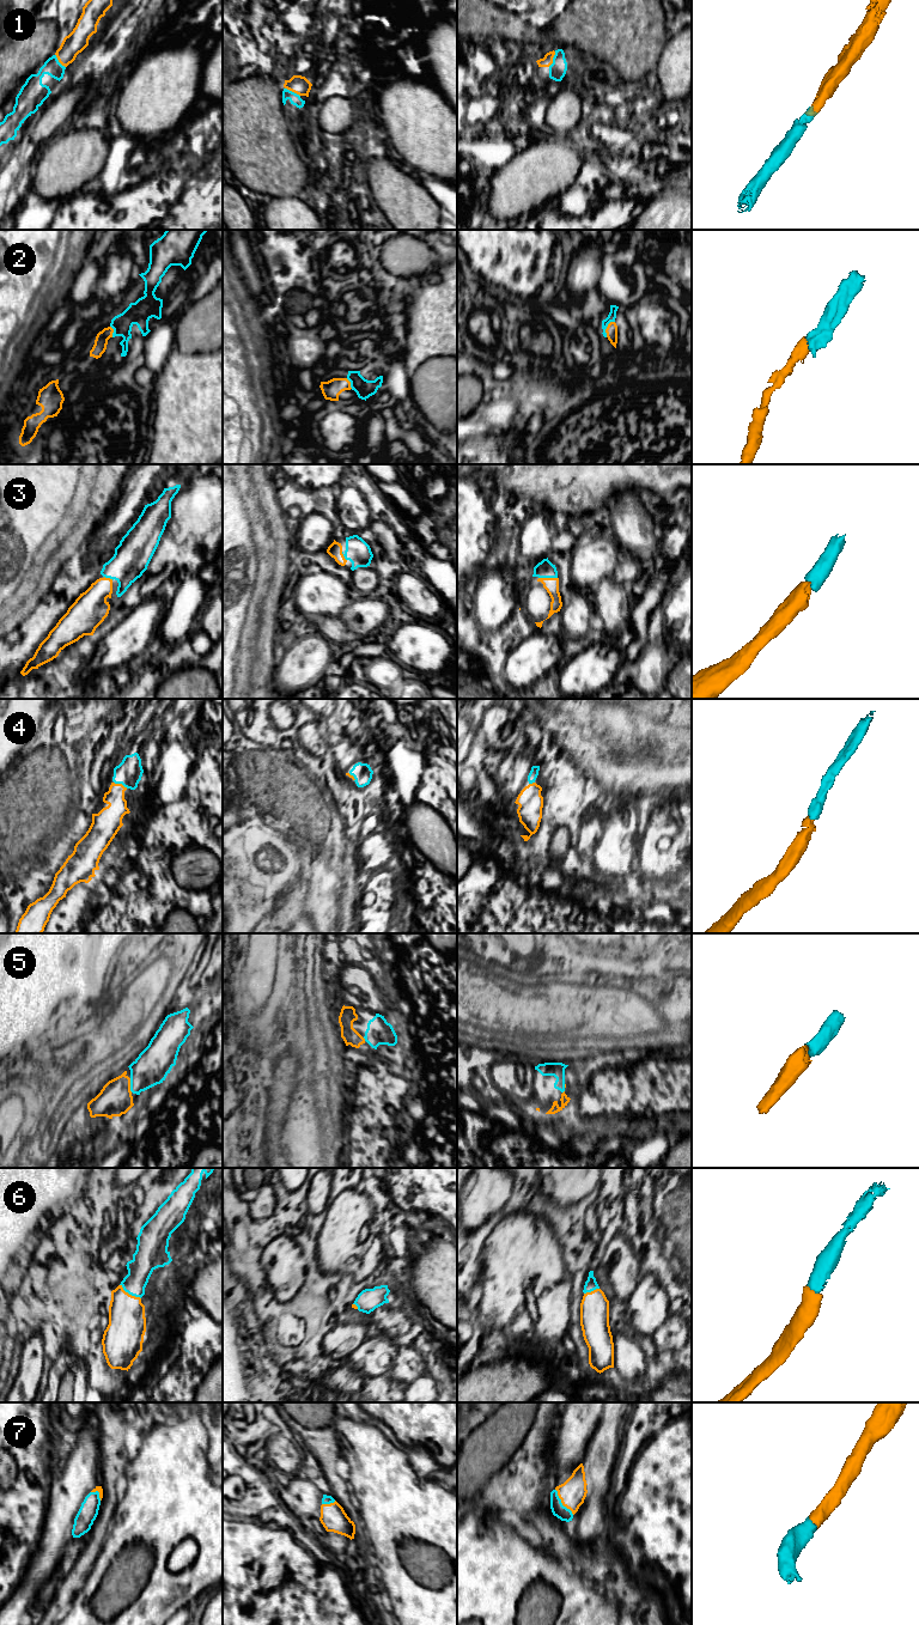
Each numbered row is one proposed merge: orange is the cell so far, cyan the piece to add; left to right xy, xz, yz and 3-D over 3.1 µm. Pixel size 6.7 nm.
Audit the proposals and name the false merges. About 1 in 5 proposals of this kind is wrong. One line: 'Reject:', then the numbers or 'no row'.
Reject: no row

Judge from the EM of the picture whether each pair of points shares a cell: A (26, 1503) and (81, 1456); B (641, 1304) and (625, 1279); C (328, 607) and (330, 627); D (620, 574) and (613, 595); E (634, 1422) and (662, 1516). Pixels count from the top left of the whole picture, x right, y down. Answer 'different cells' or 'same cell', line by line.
A: different cells
B: different cells
C: different cells
D: different cells
E: same cell

